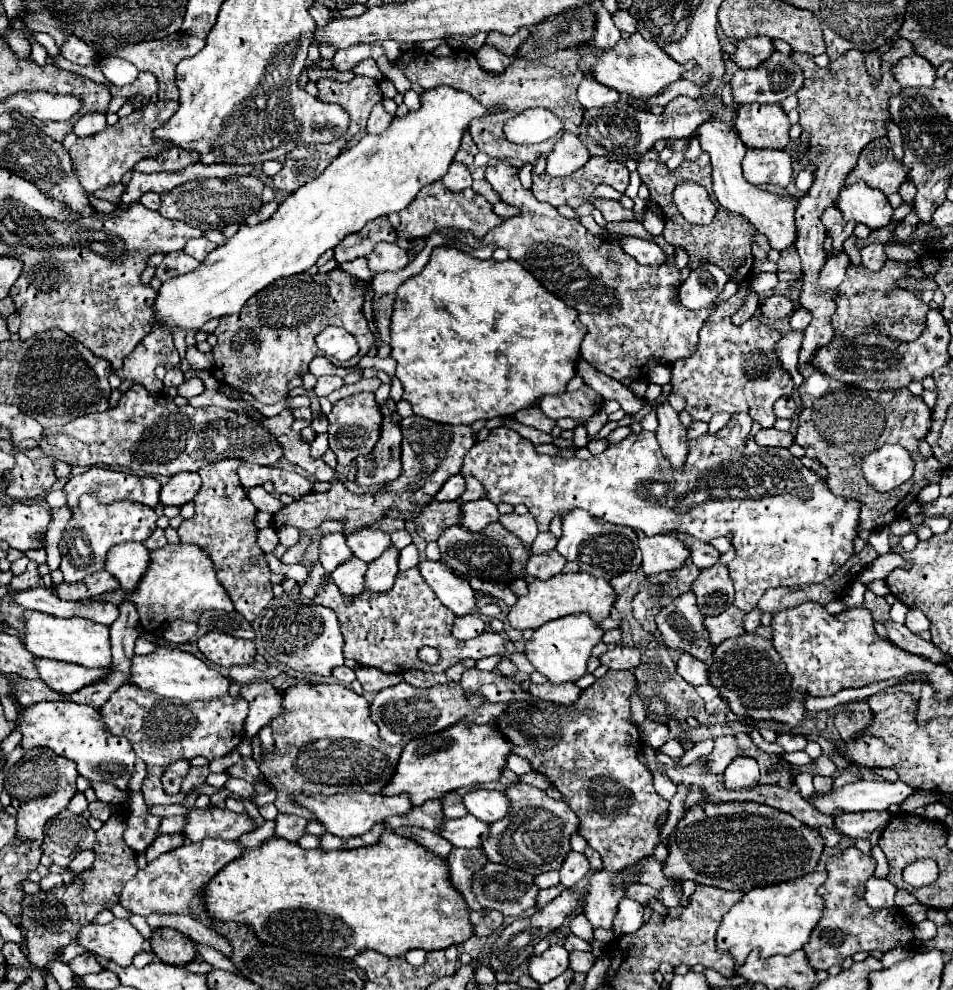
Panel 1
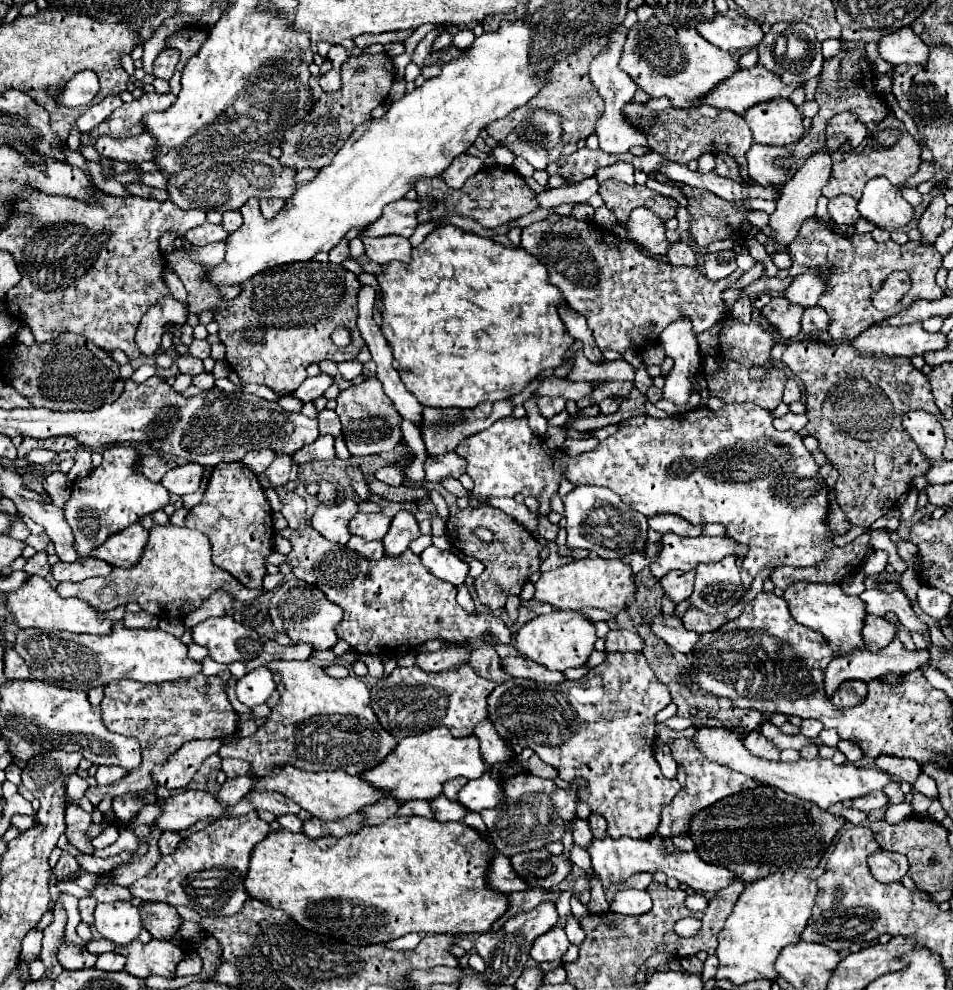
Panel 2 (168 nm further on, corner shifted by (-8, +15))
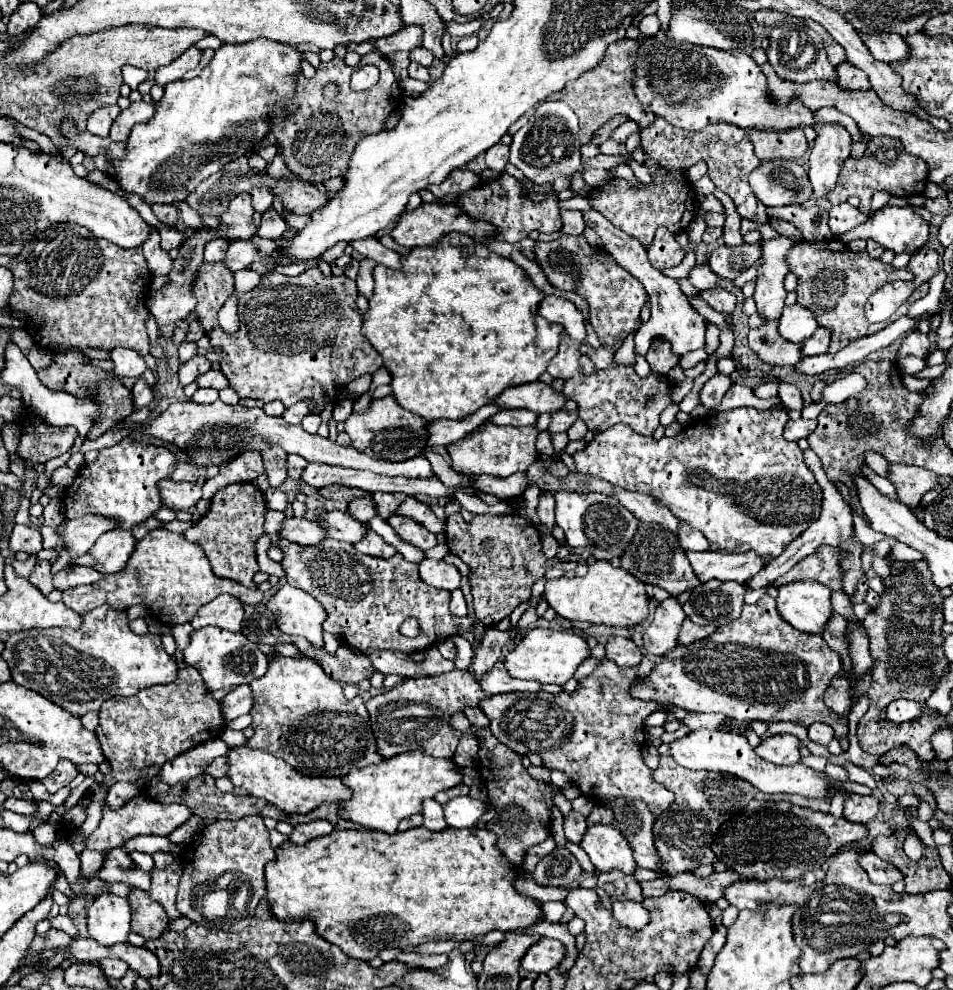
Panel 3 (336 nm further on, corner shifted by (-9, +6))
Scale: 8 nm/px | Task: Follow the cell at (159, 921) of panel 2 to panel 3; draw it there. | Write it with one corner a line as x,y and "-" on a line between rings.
131,888
129,894
131,904
131,928
145,940
155,940
159,934
165,934
169,928
169,916
163,910
163,906
155,900
151,900
149,892

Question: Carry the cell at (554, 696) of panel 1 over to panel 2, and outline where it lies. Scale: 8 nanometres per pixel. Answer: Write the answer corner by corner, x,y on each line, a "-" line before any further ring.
520,655
500,659
500,667
510,677
522,677
522,679
532,679
532,681
540,681
540,683
560,683
560,681
564,681
562,673
548,671
546,667
530,661
528,657
520,657

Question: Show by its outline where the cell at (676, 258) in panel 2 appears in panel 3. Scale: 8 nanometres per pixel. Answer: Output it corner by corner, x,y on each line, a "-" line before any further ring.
695,264
687,278
697,290
707,290
719,284
719,276
715,276
715,272
707,264

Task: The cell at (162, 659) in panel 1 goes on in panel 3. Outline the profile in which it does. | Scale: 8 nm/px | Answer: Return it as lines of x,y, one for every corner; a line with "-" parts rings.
99,606
87,614
83,614
83,626
79,630
71,628
47,628
47,630
25,630
15,632
5,642
5,650
1,654
13,674
13,682
25,686
29,690
39,692
47,700
59,704
67,712
75,716
83,716
89,710
97,710
103,700
111,696
133,696
143,688
171,682
179,672
175,658
171,658
161,644
157,634
137,636
129,630
127,614
121,610
113,610
111,606

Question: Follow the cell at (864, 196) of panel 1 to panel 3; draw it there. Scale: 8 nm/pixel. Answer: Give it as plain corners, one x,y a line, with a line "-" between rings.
889,206
875,210
869,214
867,222
863,226
855,226
855,230
849,230
847,236
839,238
841,242
853,242
853,240
875,240
883,248
899,252
915,254
929,238
929,224
917,216
911,206

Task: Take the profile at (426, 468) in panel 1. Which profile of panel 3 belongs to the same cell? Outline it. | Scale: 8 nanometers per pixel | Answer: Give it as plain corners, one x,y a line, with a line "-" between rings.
501,410
499,414
487,418
483,424
509,424
509,426
533,426
537,416
531,410

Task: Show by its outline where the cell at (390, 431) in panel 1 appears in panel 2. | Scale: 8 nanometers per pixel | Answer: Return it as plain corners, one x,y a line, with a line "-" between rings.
394,465
394,467
382,467
374,473
374,477
386,485
402,485
402,473
404,473
404,467
402,465

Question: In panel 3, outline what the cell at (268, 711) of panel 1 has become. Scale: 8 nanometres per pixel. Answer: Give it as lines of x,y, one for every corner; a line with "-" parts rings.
237,686
233,692
229,692
223,700
221,700
221,712
225,718
225,724
237,716
249,714
251,706
255,704
251,688
249,686

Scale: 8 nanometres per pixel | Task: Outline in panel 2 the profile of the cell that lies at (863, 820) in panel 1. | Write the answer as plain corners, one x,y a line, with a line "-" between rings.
878,791
878,793
868,793
866,797
856,797
854,801
846,801
844,805
846,807
856,807
856,809
866,811
866,813
872,813
872,811
884,807
886,803
888,803
888,797
882,791

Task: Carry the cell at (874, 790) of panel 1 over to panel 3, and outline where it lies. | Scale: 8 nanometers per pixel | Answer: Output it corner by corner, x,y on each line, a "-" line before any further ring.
697,730
689,736
671,742
671,756
679,766
685,766
689,770
713,770
737,776
741,780
751,782
757,790
767,794
799,794
805,798
821,798
835,796
839,790
831,786
831,778
825,772
807,768
805,764
793,764
793,766
775,766
755,754
755,750
749,746
747,738
741,732
719,732
719,730

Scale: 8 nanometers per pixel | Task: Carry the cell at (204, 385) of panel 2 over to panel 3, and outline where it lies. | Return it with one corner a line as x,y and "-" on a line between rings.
199,388
195,394
193,394
193,398
191,400
195,400
197,404
211,404
211,402
215,402
219,396
217,396
217,392
215,390
207,390
207,388

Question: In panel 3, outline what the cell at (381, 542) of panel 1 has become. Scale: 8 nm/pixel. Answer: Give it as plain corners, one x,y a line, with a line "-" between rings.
337,510
323,514
317,522
327,530
329,538
349,542
349,544
361,542
363,534
367,534
365,524
361,524
361,522
353,520
351,516
347,516
345,512
337,512

